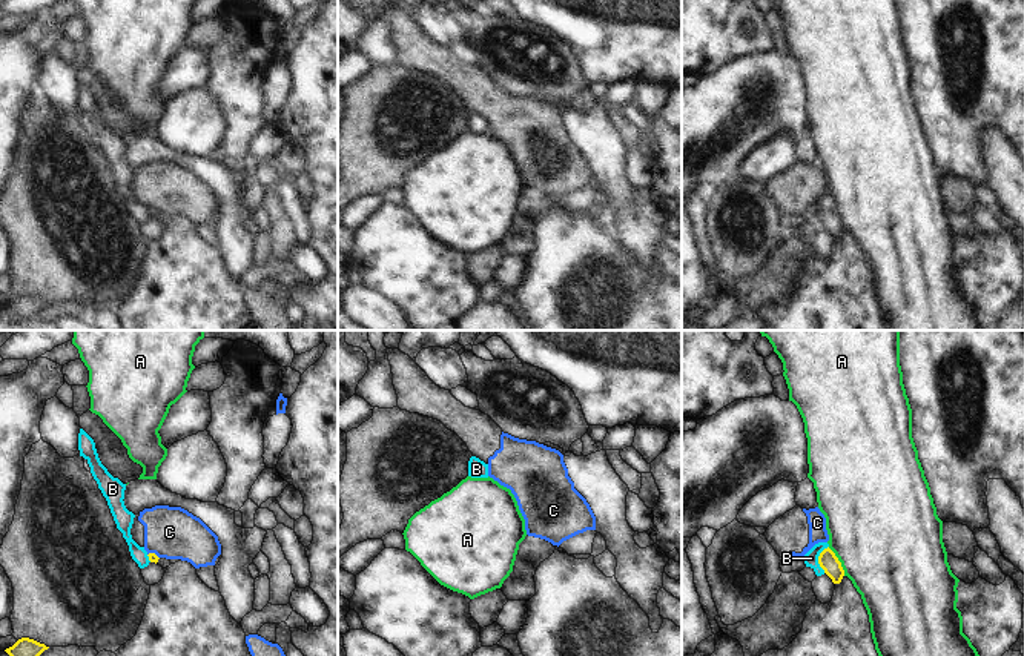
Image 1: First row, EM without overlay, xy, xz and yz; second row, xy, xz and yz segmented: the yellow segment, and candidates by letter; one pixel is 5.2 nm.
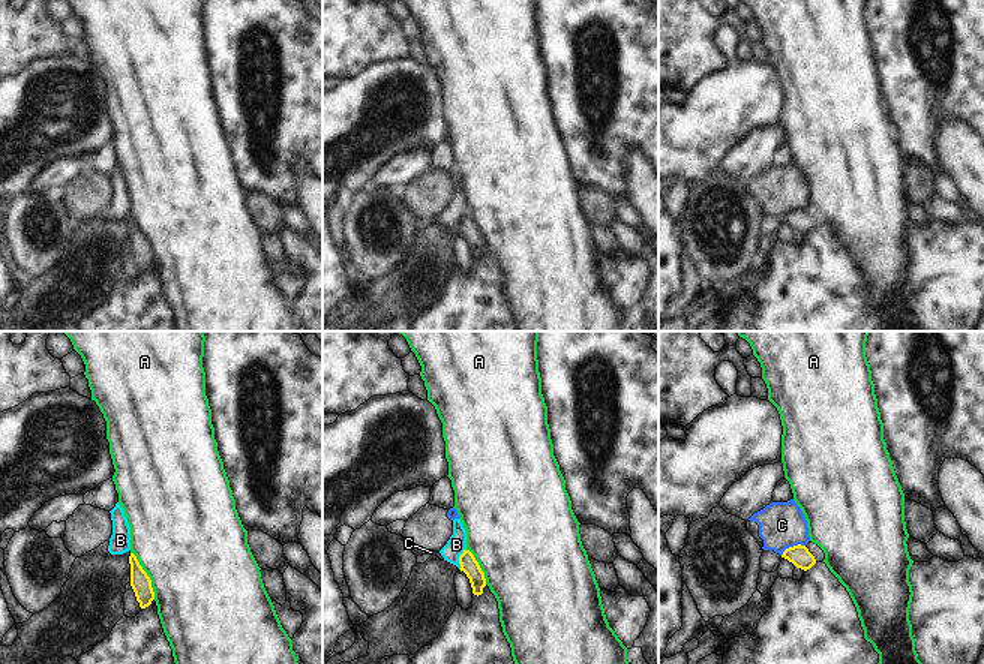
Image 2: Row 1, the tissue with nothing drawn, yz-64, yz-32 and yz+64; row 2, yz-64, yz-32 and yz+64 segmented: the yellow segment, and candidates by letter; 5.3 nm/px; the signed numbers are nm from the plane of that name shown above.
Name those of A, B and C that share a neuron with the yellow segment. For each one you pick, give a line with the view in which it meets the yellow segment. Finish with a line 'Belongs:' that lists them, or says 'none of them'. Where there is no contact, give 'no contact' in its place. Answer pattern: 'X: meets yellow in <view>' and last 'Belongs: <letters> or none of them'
Belongs: none of them

